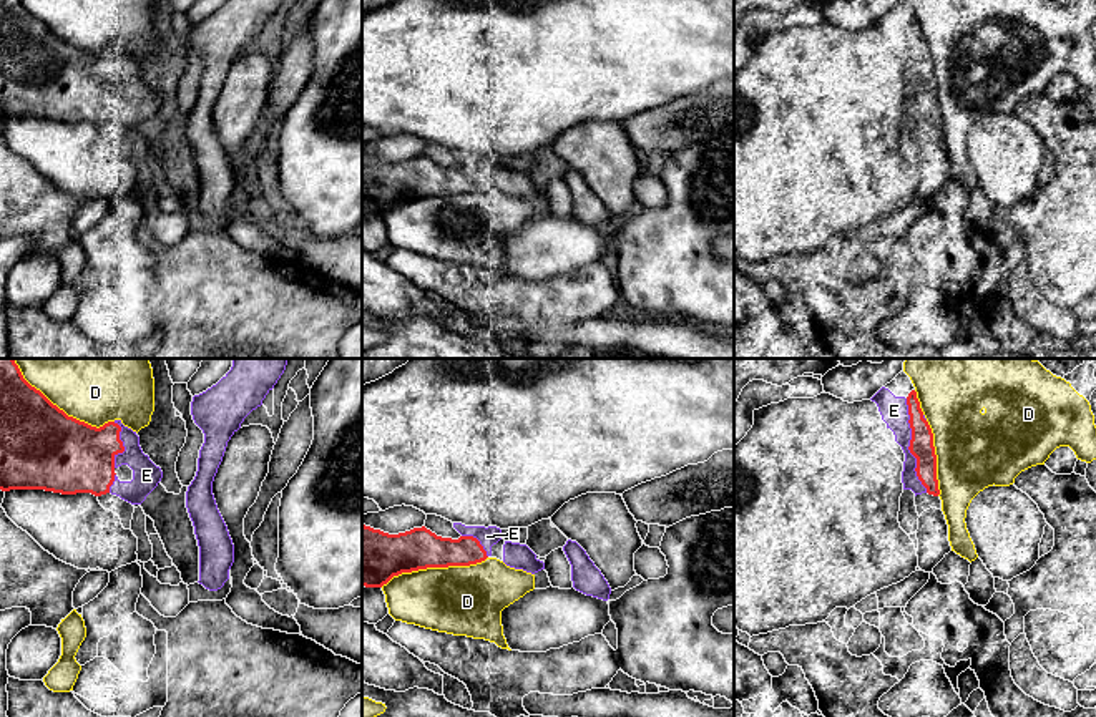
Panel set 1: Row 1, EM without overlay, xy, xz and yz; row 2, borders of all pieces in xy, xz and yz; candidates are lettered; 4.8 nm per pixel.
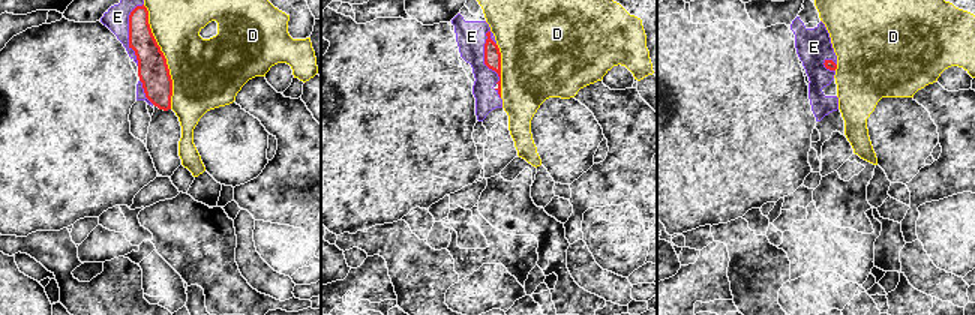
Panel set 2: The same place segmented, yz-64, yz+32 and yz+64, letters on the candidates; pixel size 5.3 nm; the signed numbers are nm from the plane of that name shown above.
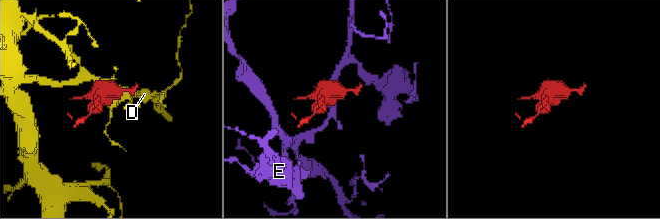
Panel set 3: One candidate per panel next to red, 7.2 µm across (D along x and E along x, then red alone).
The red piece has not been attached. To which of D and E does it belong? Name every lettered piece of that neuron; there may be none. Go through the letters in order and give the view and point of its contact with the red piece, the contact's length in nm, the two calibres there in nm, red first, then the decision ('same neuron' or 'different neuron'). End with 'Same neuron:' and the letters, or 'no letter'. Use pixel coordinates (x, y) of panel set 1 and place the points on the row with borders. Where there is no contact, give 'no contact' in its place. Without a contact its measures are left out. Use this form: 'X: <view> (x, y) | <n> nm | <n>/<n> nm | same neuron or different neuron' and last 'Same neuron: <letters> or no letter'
D: xy (58, 409) | 600 nm | 400/500 nm | different neuron
E: yz (910, 445) | 460 nm | 110/140 nm | same neuron
Same neuron: E

